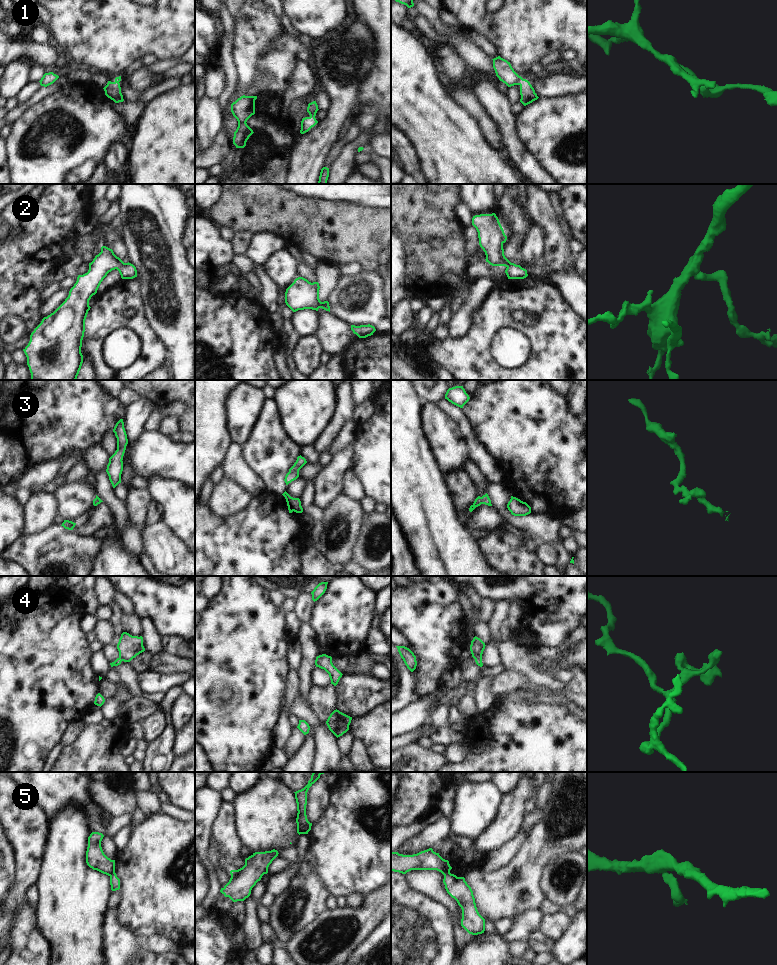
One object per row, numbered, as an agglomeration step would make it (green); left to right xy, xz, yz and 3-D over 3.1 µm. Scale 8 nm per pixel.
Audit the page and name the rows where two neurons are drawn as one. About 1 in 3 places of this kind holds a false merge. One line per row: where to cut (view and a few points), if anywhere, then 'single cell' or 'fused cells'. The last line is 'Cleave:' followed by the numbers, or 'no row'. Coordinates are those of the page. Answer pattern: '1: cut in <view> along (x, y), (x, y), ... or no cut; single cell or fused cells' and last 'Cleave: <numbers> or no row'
1: no cut; single cell
2: no cut; single cell
3: no cut; single cell
4: cut in yz along (481, 656), (474, 658); fused cells
5: cut in yz along (449, 871), (443, 874); fused cells
Cleave: 4, 5

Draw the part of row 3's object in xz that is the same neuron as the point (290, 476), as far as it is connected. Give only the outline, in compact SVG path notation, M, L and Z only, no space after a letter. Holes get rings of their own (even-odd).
M301 455L297 457L294 465L289 469L289 472L285 476L285 483L288 485L292 481L296 480L299 477L299 470L307 463L306 459Z

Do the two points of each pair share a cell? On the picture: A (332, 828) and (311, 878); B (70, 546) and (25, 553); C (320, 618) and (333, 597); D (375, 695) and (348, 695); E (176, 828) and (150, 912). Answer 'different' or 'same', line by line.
A: different
B: same
C: same
D: same
E: same

